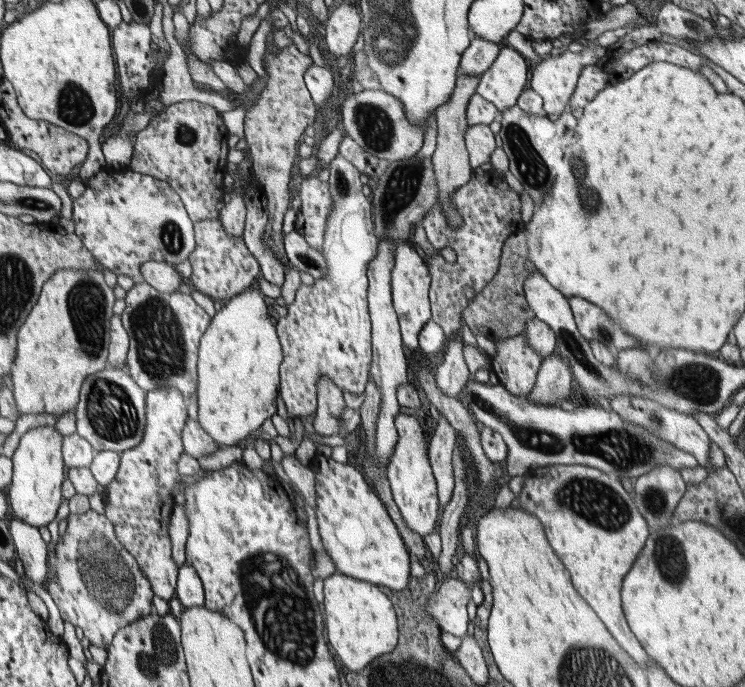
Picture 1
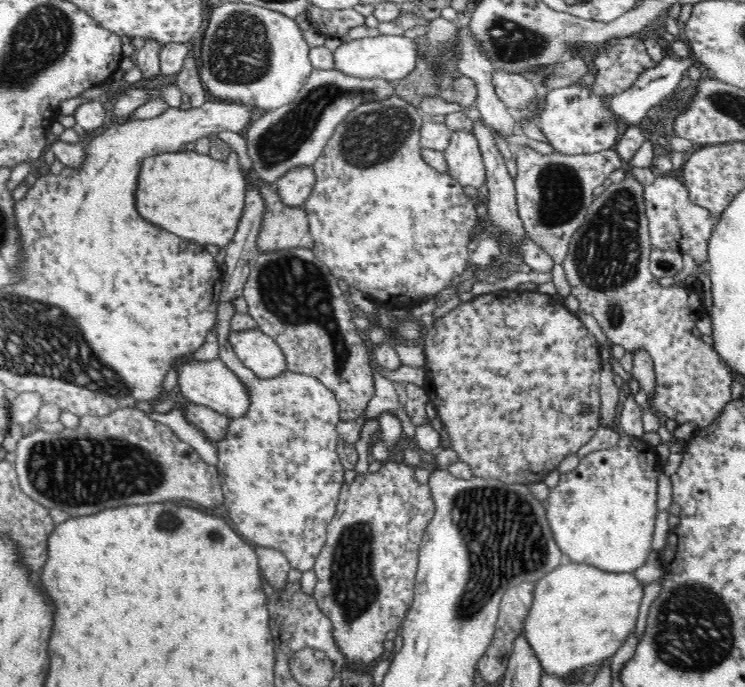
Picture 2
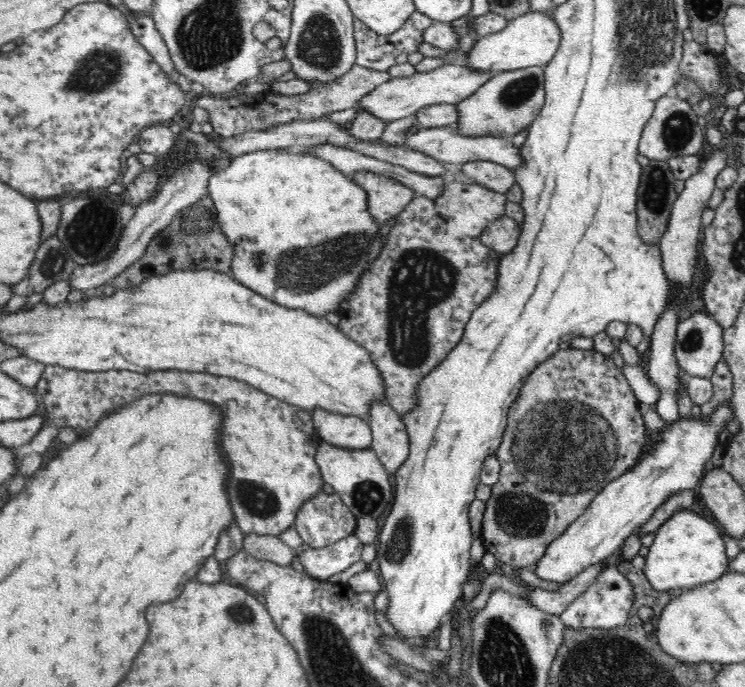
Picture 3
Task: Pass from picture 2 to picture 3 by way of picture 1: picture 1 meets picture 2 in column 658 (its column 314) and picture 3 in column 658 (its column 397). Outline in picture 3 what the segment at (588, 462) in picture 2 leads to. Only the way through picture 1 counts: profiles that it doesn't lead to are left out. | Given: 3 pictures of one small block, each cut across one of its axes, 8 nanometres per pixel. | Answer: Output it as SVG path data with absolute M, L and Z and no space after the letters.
M682 509L674 512L656 531L646 556L644 577L658 591L684 590L718 580L722 573L729 571L729 564L722 531L698 513Z

